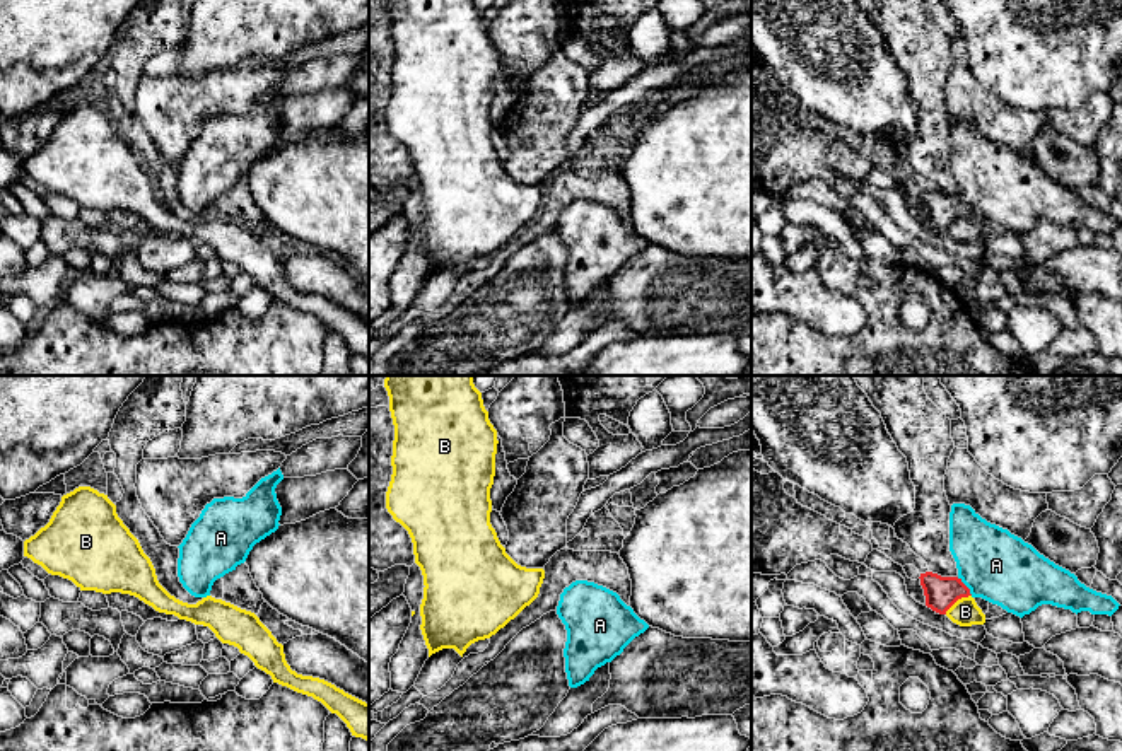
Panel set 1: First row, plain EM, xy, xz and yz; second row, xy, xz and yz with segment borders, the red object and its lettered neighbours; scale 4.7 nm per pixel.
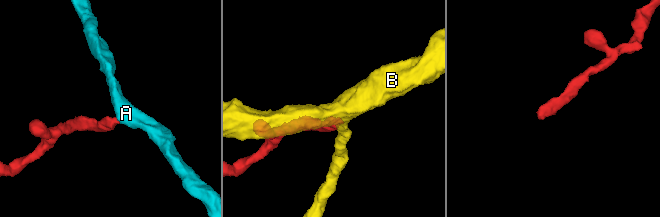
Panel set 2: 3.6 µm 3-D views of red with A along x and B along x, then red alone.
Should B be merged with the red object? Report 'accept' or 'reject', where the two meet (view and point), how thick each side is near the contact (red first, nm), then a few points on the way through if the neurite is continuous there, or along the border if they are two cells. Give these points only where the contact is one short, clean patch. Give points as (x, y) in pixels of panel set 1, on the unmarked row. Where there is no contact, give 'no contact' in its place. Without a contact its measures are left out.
reject; meets red in yz at (957, 217); 160 nm thick on the red side, 130 nm on the other; border along yz (970, 212), (958, 217), (945, 231)

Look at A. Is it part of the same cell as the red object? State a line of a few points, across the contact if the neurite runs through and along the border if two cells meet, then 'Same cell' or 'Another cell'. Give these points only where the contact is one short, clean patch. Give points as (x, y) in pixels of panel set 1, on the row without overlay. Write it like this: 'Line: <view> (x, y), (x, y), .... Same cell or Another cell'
Line: yz (941, 210), (965, 203), (989, 183), (996, 183). Same cell

